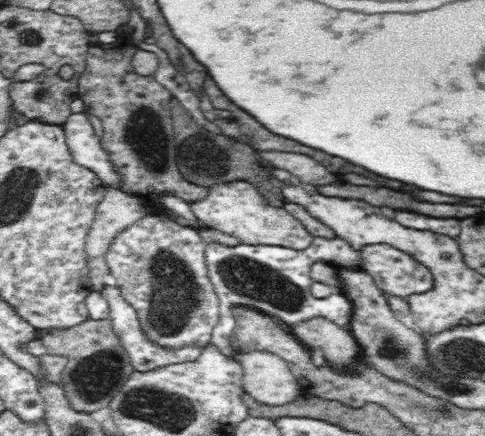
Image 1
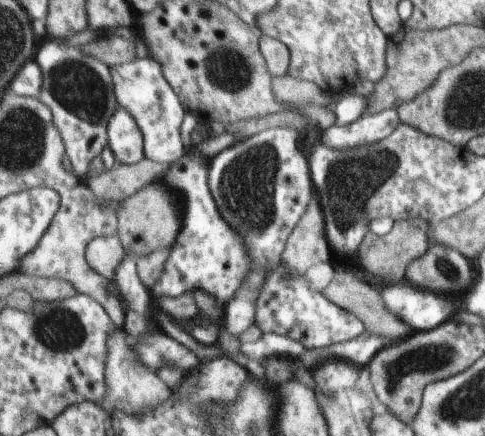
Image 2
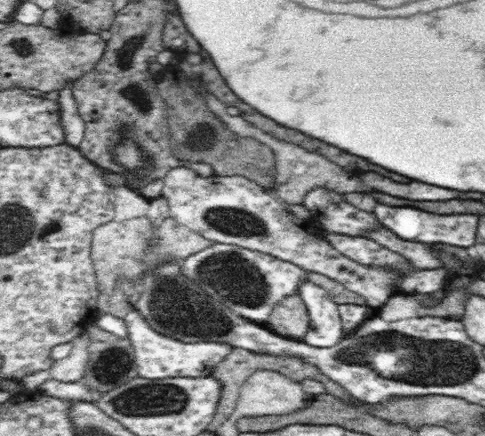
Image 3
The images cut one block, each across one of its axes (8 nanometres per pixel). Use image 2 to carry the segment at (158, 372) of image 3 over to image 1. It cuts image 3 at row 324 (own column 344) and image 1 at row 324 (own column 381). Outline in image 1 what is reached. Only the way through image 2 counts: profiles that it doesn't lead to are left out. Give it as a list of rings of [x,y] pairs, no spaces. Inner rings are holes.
[[[104,284],[104,288],[100,290],[102,296],[108,300],[108,308],[110,308],[110,320],[112,320],[112,332],[120,338],[120,342],[124,344],[124,350],[128,354],[130,364],[134,366],[134,372],[150,372],[156,368],[164,368],[170,364],[186,364],[186,362],[194,362],[198,360],[198,356],[202,354],[202,346],[186,346],[186,348],[178,348],[178,350],[166,350],[162,346],[156,346],[152,340],[148,340],[140,328],[140,318],[138,318],[138,310],[122,296],[122,290],[116,286],[108,286]]]

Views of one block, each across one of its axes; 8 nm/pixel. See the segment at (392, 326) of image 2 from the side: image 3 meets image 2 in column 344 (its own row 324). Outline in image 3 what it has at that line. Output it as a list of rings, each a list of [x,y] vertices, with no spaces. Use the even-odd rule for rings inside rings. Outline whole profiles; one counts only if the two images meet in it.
[[[292,294],[292,296],[284,298],[282,302],[278,302],[278,306],[274,306],[274,310],[266,322],[268,322],[266,324],[268,330],[272,330],[284,338],[298,340],[298,342],[302,342],[302,338],[306,336],[306,332],[310,328],[308,308],[300,294]]]

